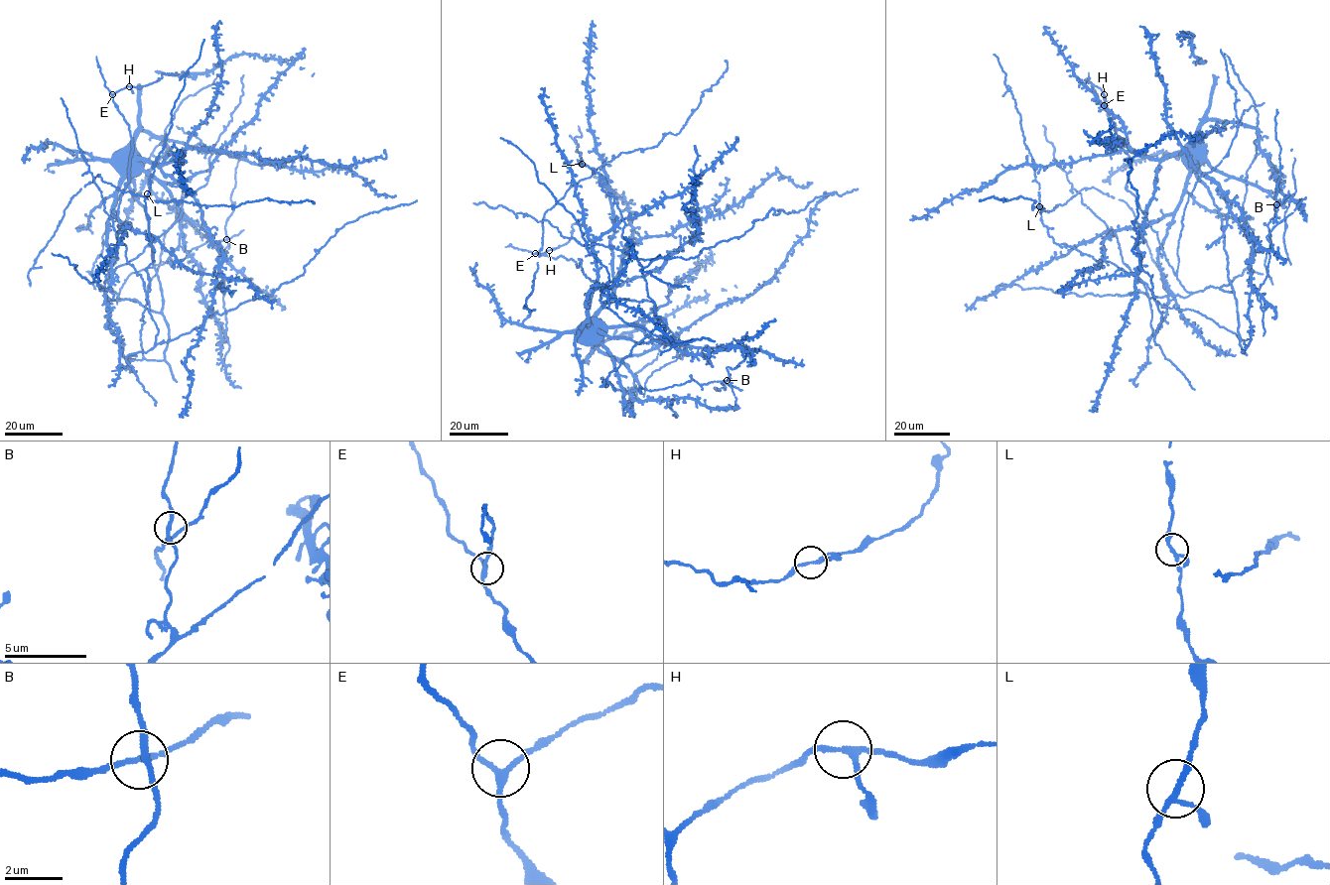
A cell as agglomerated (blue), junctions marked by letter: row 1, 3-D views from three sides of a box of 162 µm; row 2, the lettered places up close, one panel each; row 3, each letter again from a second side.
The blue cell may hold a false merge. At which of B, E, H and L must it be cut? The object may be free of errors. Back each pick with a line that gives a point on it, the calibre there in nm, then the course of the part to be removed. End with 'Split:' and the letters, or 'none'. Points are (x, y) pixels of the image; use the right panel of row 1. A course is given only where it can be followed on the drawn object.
Split: none

